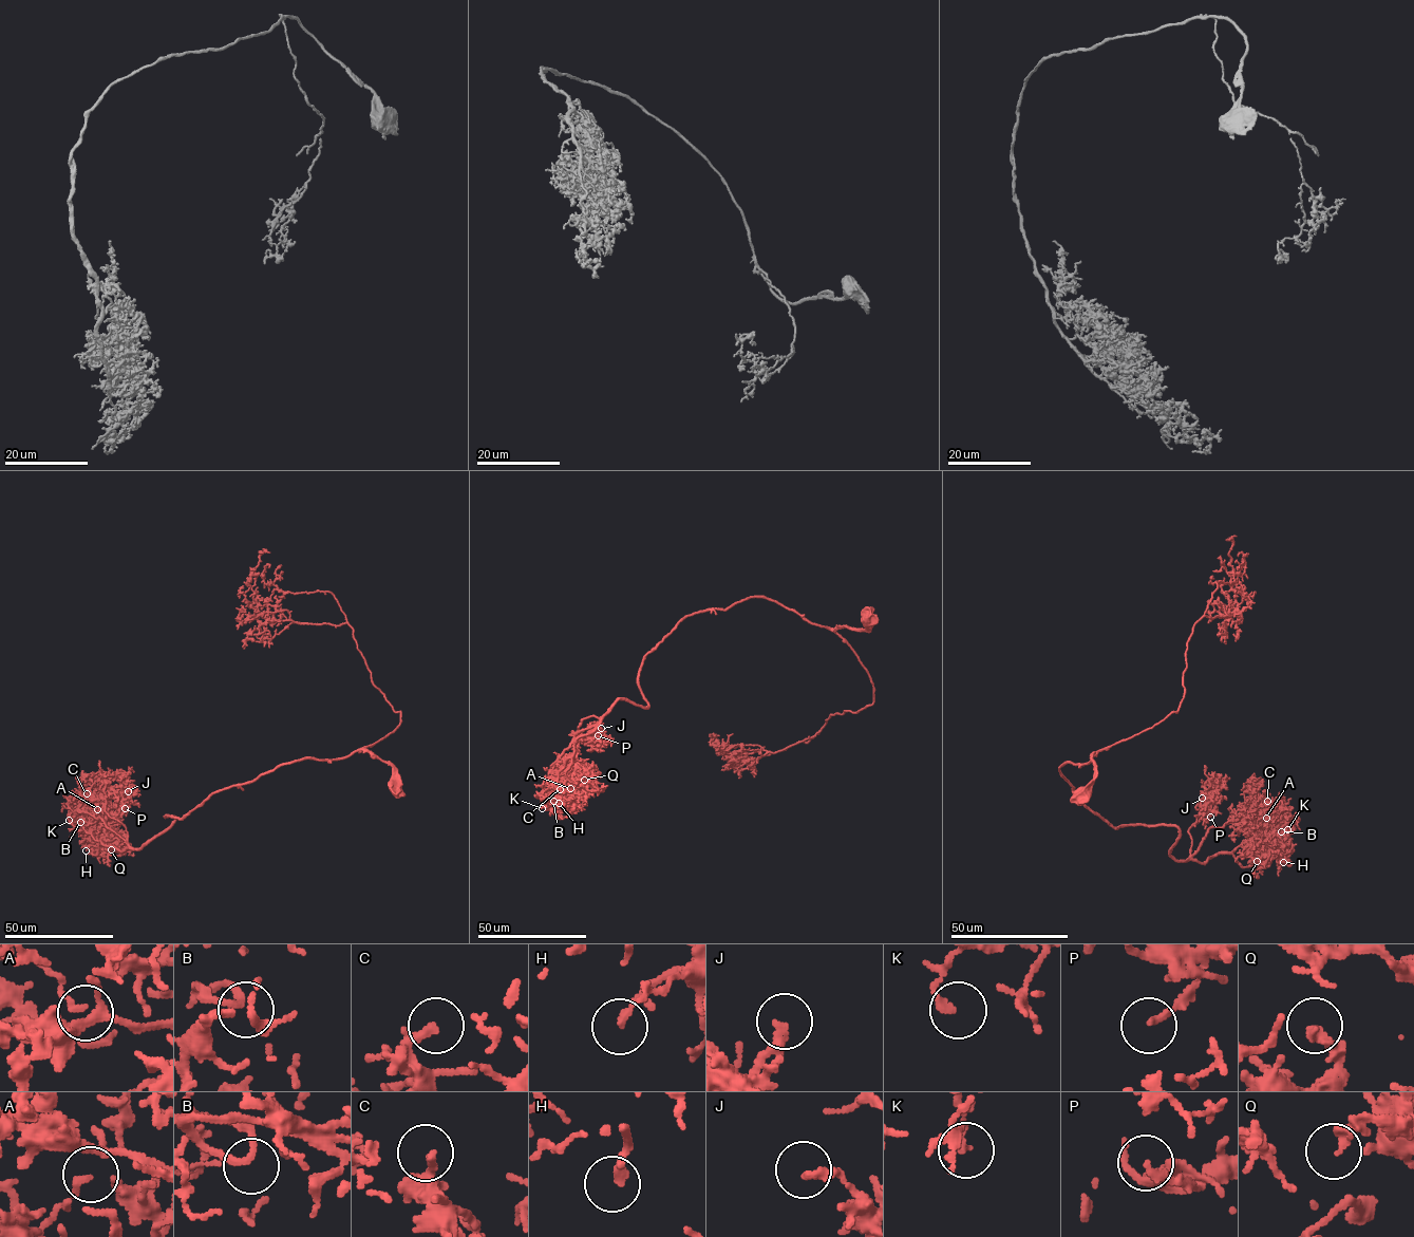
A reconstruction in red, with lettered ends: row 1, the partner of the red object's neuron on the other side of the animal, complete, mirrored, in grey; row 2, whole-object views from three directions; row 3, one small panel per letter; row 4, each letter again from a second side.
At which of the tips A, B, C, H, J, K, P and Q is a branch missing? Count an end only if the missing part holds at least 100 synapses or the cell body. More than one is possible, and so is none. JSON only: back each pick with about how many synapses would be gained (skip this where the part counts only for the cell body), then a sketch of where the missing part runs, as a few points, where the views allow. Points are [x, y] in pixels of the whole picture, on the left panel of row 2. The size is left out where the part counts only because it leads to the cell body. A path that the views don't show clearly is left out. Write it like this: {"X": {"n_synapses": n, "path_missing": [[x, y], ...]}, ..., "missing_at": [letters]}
{"C": {"n_synapses": 150, "path_missing": [[87, 793], [88, 790], [78, 788], [74, 791], [71, 798], [74, 804]]}, "missing_at": ["C"]}

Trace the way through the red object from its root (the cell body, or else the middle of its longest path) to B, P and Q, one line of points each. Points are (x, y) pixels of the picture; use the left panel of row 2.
B: (396, 785), (391, 765), (358, 749), (213, 792), (166, 816), (173, 822), (139, 848), (106, 846), (80, 822)
P: (396, 785), (364, 749), (298, 760), (166, 816), (139, 848), (105, 787), (129, 790), (125, 808)
Q: (396, 785), (364, 749), (298, 760), (166, 816), (173, 822), (142, 848), (100, 842), (92, 854), (111, 849)

